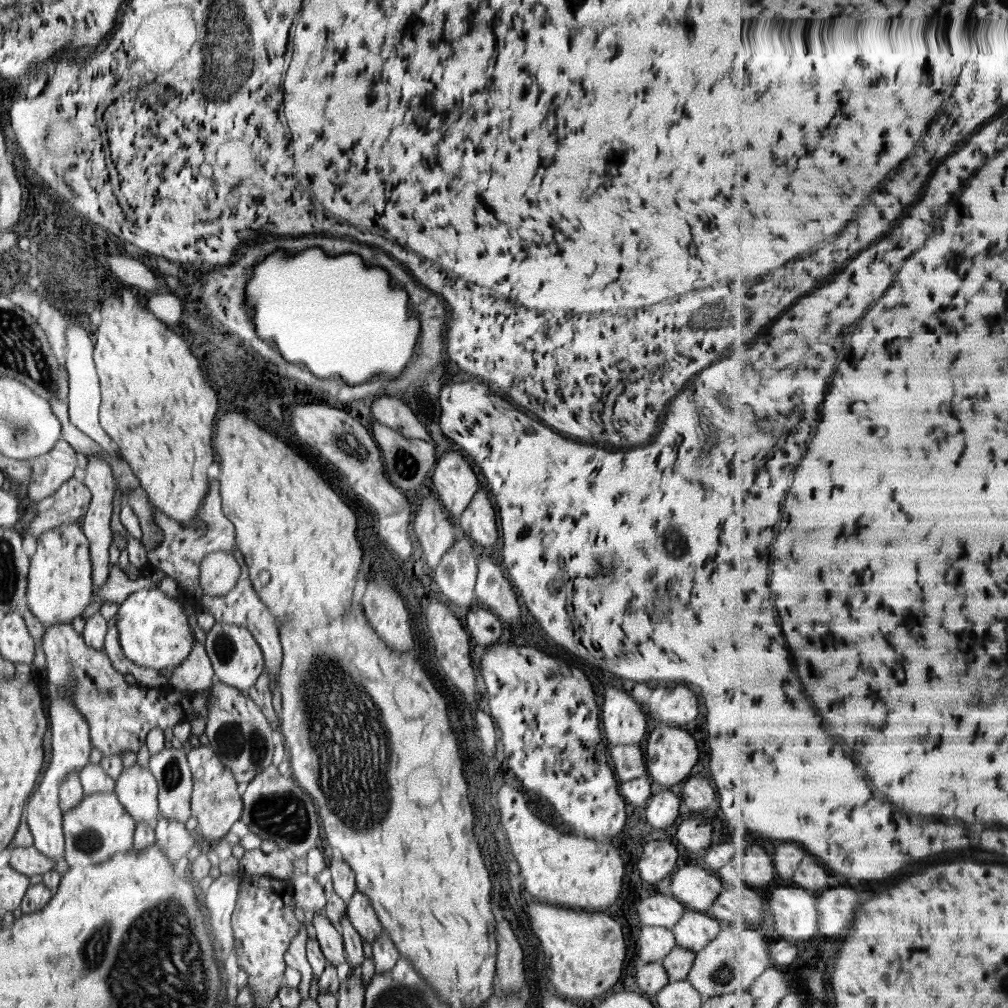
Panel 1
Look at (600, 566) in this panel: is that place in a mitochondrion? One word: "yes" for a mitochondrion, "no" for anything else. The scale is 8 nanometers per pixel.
yes

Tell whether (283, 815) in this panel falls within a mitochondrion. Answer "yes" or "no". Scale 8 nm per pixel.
yes

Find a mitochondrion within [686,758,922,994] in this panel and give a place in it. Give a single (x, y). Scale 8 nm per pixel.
(722, 975)

